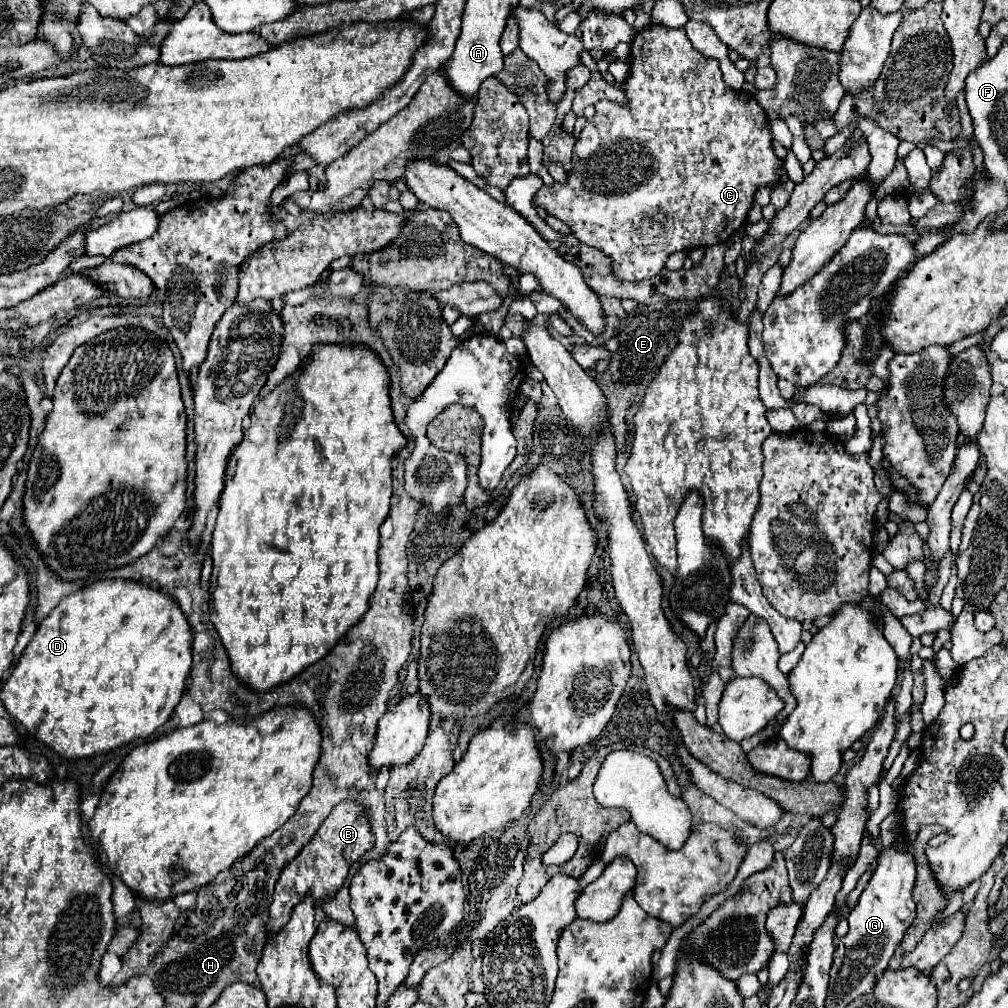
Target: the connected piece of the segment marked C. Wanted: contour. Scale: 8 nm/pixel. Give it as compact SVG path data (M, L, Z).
M663 25L645 27L643 31L639 31L635 35L635 39L631 43L631 59L633 59L631 75L623 85L627 99L629 99L629 107L621 107L613 101L599 101L595 105L595 109L597 109L595 117L591 121L587 121L587 125L583 127L583 131L575 143L573 171L569 173L569 181L565 185L555 183L553 187L541 187L533 201L537 205L545 207L547 213L565 221L571 227L571 233L581 243L607 253L613 259L615 277L627 279L627 281L637 281L637 279L655 277L661 269L665 269L665 261L675 251L691 251L695 247L711 247L715 243L725 243L747 221L747 213L749 213L749 207L753 205L755 191L761 187L767 187L769 191L773 191L775 187L785 183L789 177L787 177L783 161L773 151L765 111L755 103L753 95L747 95L743 91L731 91L725 87L717 61L707 59L699 51L695 51L691 41L685 35L685 29L667 29Z

